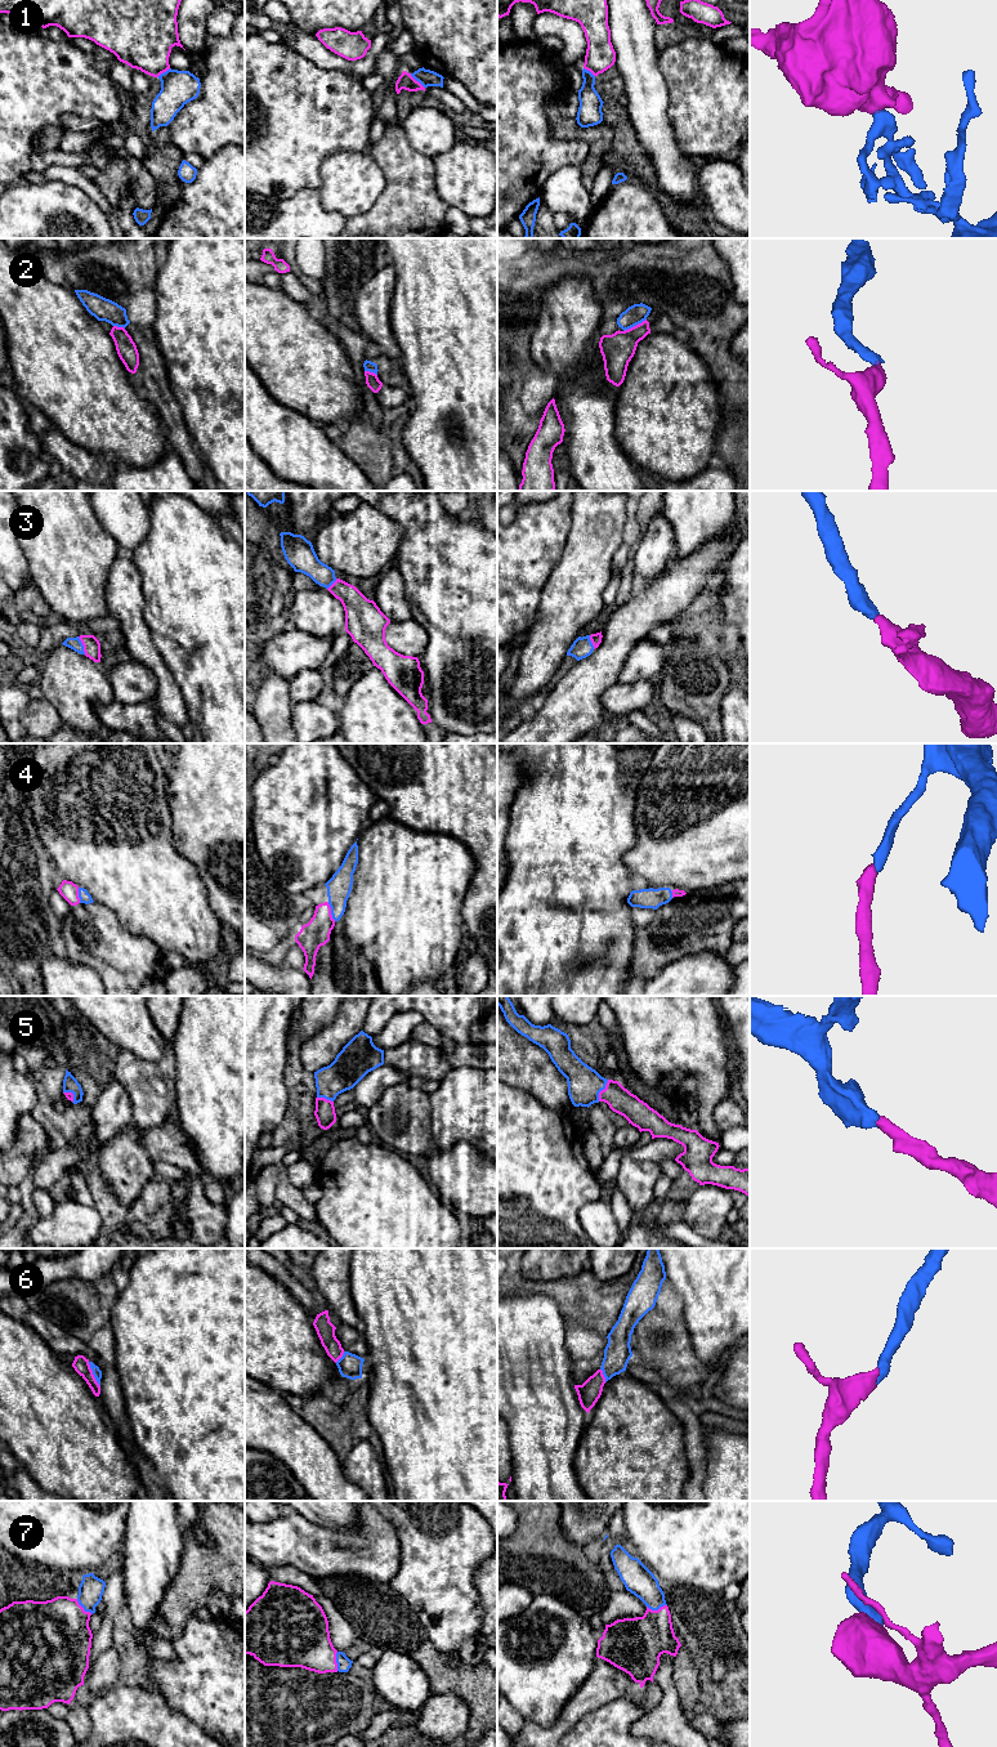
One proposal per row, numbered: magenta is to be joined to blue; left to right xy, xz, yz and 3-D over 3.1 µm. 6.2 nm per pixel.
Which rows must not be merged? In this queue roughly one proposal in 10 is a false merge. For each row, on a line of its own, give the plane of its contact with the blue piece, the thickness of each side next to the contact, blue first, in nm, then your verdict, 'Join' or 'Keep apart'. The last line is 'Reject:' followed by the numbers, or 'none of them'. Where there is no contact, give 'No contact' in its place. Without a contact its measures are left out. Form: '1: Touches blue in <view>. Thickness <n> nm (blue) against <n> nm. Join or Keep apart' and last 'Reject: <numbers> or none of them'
1: Touches blue in xz. Thickness 110 nm (blue) against 100 nm. Keep apart
2: Touches blue in yz. Thickness 120 nm (blue) against 200 nm. Keep apart
3: Touches blue in xy. Thickness 80 nm (blue) against 110 nm. Join
4: Touches blue in xz. Thickness 160 nm (blue) against 170 nm. Join
5: Touches blue in yz. Thickness 200 nm (blue) against 160 nm. Join
6: Touches blue in xy. Thickness 60 nm (blue) against 100 nm. Join
7: Touches blue in yz. Thickness 180 nm (blue) against 320 nm. Join
Reject: 1, 2

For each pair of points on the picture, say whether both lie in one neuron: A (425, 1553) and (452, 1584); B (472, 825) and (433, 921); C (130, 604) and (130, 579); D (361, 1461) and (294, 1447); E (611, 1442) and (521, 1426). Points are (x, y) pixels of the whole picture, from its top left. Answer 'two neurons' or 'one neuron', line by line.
A: one neuron
B: two neurons
C: one neuron
D: two neurons
E: two neurons

